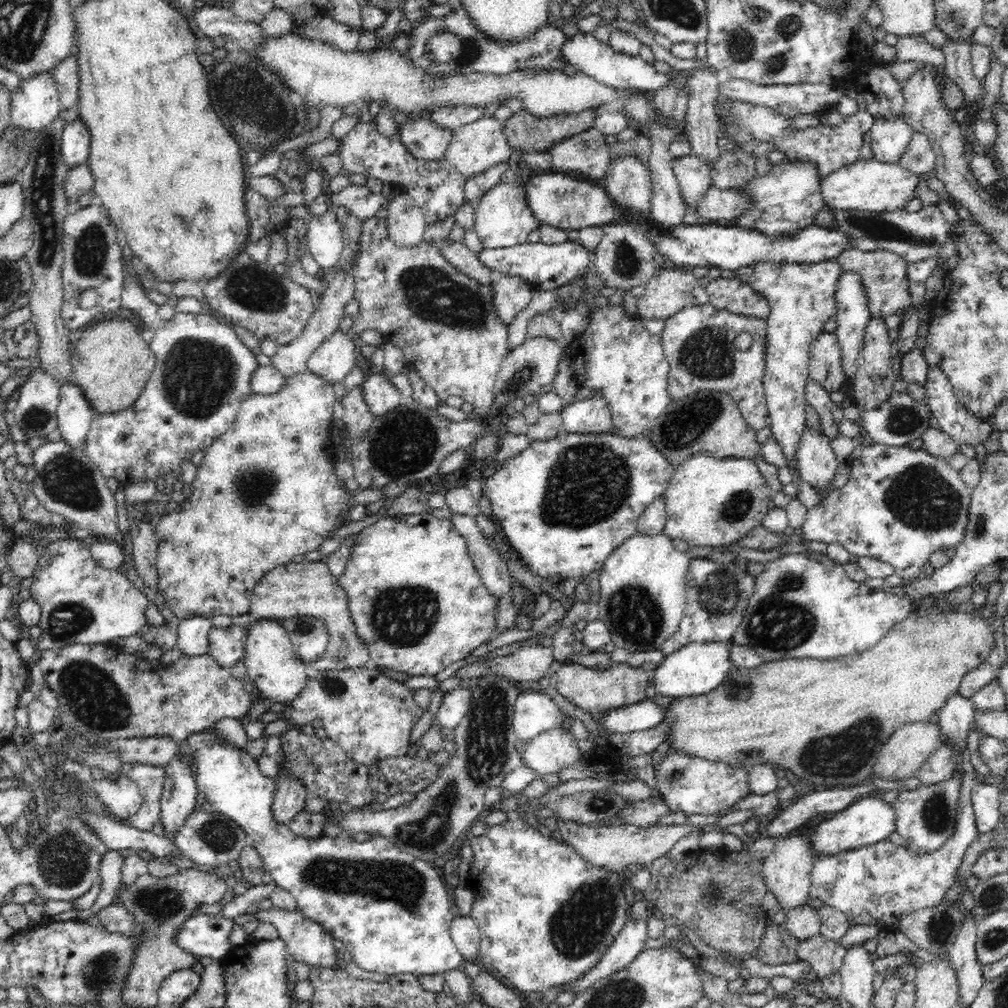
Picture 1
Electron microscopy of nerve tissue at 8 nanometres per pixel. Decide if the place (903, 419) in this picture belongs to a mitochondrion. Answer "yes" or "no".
yes

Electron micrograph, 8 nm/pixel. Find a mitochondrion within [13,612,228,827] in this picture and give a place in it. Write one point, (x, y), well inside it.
(91, 695)

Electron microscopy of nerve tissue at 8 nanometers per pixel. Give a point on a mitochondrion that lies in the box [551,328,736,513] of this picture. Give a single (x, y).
(699, 413)

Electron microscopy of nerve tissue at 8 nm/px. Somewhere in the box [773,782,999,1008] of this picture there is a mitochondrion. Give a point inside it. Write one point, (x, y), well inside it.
(935, 814)

